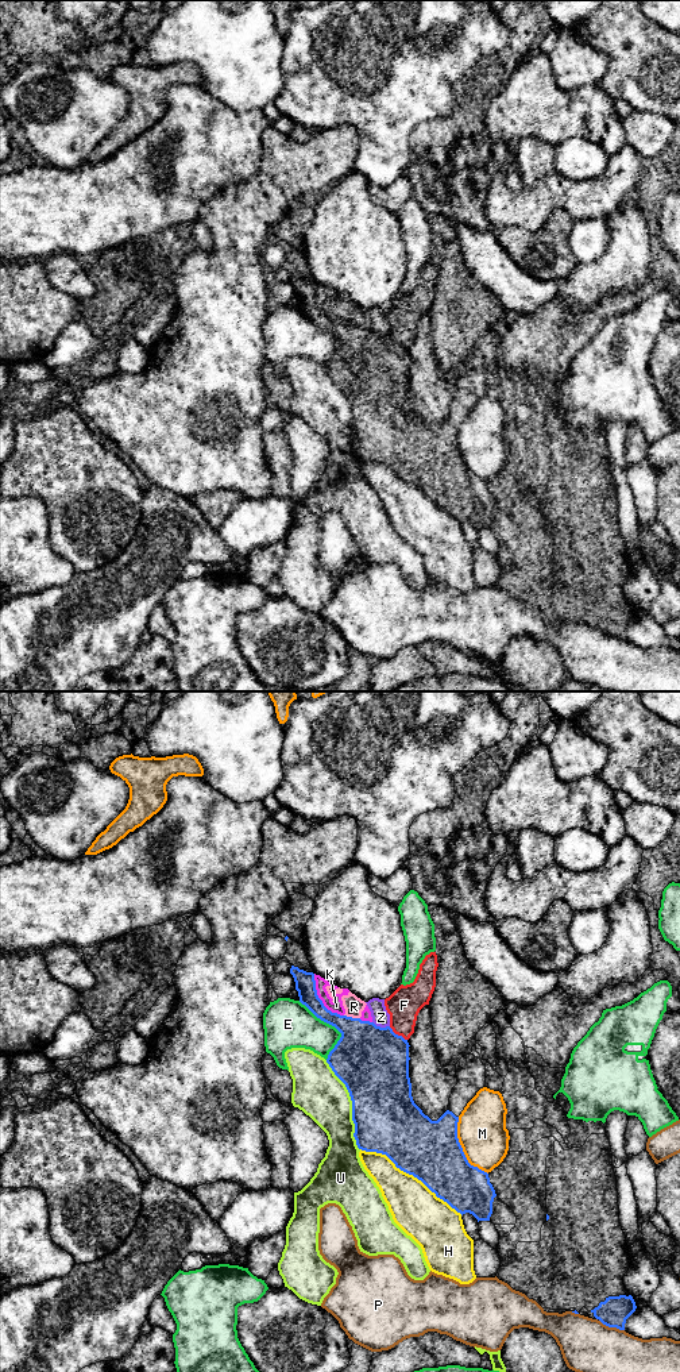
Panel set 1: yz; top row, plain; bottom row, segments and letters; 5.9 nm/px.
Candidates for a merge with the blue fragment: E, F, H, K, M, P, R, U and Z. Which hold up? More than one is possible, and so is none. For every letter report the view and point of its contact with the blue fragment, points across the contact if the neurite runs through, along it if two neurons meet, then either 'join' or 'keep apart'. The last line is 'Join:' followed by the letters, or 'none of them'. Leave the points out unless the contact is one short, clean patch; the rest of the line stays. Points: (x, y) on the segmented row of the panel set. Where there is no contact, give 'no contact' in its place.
E: meets blue in yz at (332, 1025); keep apart
F: meets blue in yz at (397, 1035); border along yz (389, 1026), (406, 1040); keep apart
H: meets blue in yz at (412, 1174); keep apart
K: meets blue in yz at (320, 999); keep apart
M: meets blue in yz at (462, 1149); keep apart
P: meets blue in yz at (611, 1326); keep apart
R: meets blue in yz at (352, 1018); border along yz (344, 1014), (359, 1018); keep apart
U: meets blue in yz at (352, 1105); keep apart
Z: meets blue in yz at (379, 1026); border along yz (373, 1021), (377, 1025), (389, 1026); keep apart
Join: none of them

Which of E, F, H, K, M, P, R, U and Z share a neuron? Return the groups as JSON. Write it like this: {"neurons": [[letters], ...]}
{"neurons": [["E"], ["F"], ["H"], ["K", "R", "Z"], ["M"], ["P"], ["U"]]}

